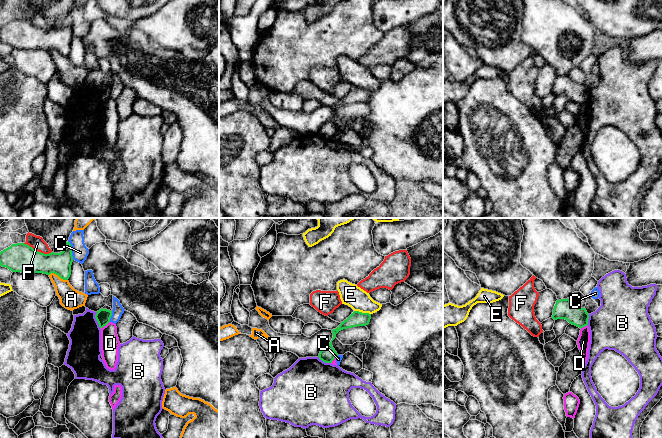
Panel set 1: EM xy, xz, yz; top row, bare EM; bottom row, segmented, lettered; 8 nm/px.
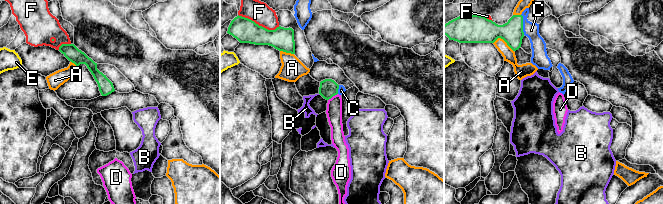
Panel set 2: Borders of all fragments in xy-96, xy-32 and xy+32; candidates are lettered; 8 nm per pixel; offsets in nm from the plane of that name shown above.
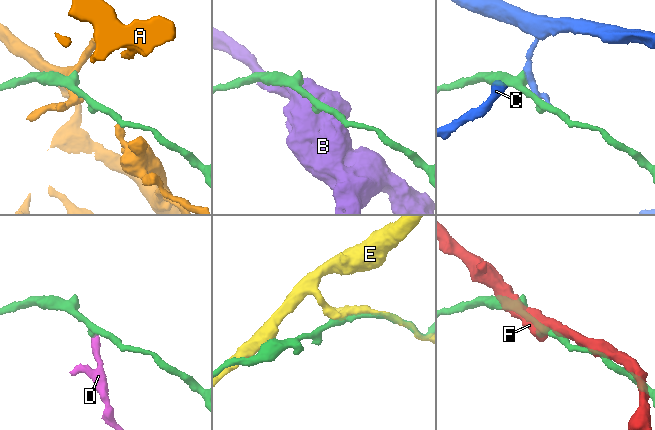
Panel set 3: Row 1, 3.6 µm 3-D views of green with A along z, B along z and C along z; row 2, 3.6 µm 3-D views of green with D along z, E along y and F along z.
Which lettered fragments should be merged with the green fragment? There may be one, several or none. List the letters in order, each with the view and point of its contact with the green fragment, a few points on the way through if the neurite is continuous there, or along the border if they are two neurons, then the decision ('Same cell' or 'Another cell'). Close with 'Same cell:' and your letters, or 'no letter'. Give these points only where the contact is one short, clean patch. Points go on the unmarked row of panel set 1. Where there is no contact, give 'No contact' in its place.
A: Touches green at xy (58, 51). Another cell
B: Touches green at xy (97, 97). Another cell
C: Touches green at xy (71, 26). Another cell
D: Touches green at xy (104, 101). Boundary: xy (109, 97), (100, 104). Another cell
E: Touches green at xz (361, 88). Another cell
F: Touches green at xy (37, 27). Another cell
Same cell: no letter

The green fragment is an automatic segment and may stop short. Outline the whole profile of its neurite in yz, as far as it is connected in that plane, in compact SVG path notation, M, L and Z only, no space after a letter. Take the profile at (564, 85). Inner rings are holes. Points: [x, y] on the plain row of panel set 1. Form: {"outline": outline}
{"outline": "M567 74L556 77L552 94L554 96L565 95L581 105L588 101L589 90L585 84L576 83Z"}

